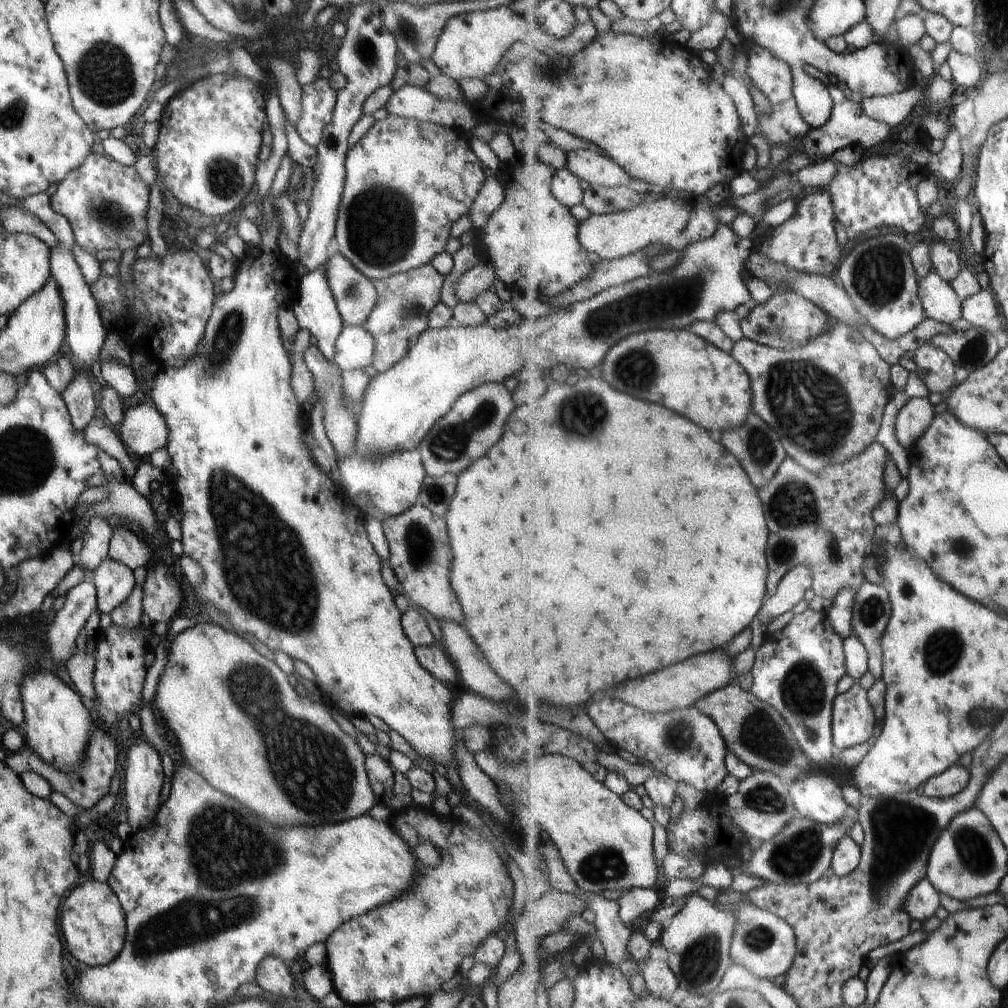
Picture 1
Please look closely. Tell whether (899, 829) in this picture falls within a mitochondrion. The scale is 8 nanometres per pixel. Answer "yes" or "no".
yes

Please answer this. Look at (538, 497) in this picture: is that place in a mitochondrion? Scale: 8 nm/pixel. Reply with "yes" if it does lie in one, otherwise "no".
no

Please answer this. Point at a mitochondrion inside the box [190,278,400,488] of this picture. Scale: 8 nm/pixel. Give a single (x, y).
(218, 357)

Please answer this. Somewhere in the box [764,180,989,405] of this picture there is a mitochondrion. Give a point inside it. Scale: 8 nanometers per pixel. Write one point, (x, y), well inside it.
(878, 273)

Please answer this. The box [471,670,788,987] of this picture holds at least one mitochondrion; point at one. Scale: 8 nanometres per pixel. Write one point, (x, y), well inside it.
(604, 865)

